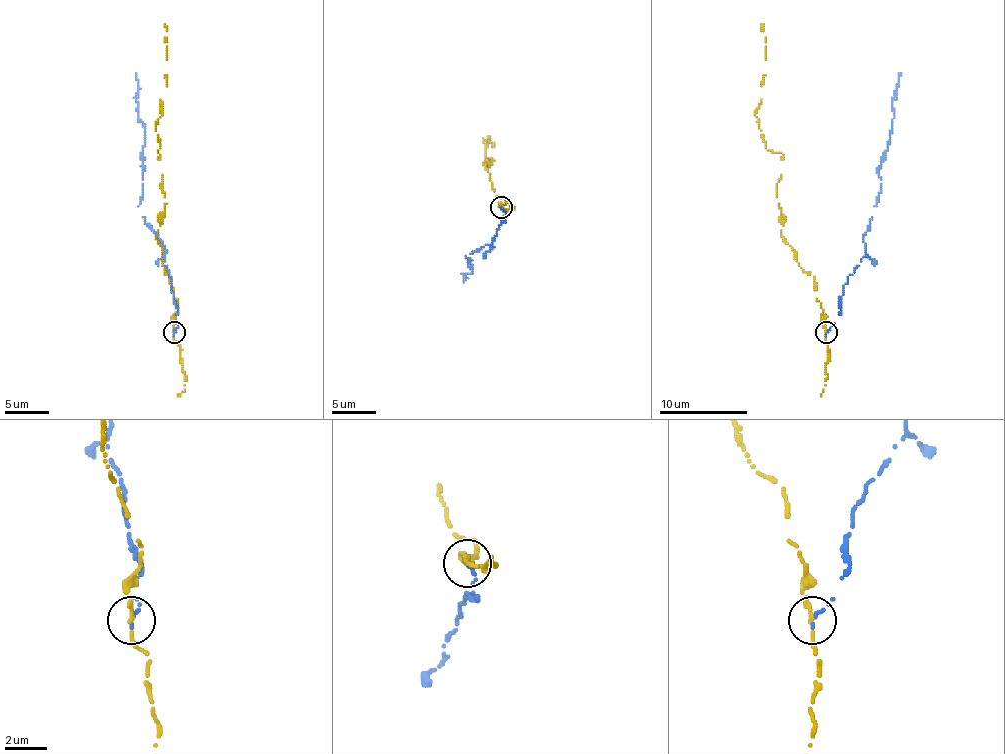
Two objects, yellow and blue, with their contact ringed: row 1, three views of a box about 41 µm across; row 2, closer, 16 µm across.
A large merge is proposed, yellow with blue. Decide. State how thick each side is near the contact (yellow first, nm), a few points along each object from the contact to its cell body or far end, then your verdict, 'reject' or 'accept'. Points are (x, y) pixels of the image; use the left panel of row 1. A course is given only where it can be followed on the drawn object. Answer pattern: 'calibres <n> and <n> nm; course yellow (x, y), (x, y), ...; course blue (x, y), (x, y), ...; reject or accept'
calibres 170 and 150 nm; course yellow (173, 332), (178, 301), (156, 234), (164, 197), (156, 121), (162, 115), (167, 86), (164, 24); course blue (173, 332), (178, 312), (164, 265), (164, 245), (138, 206), (145, 124), (138, 117), (136, 73); reject

